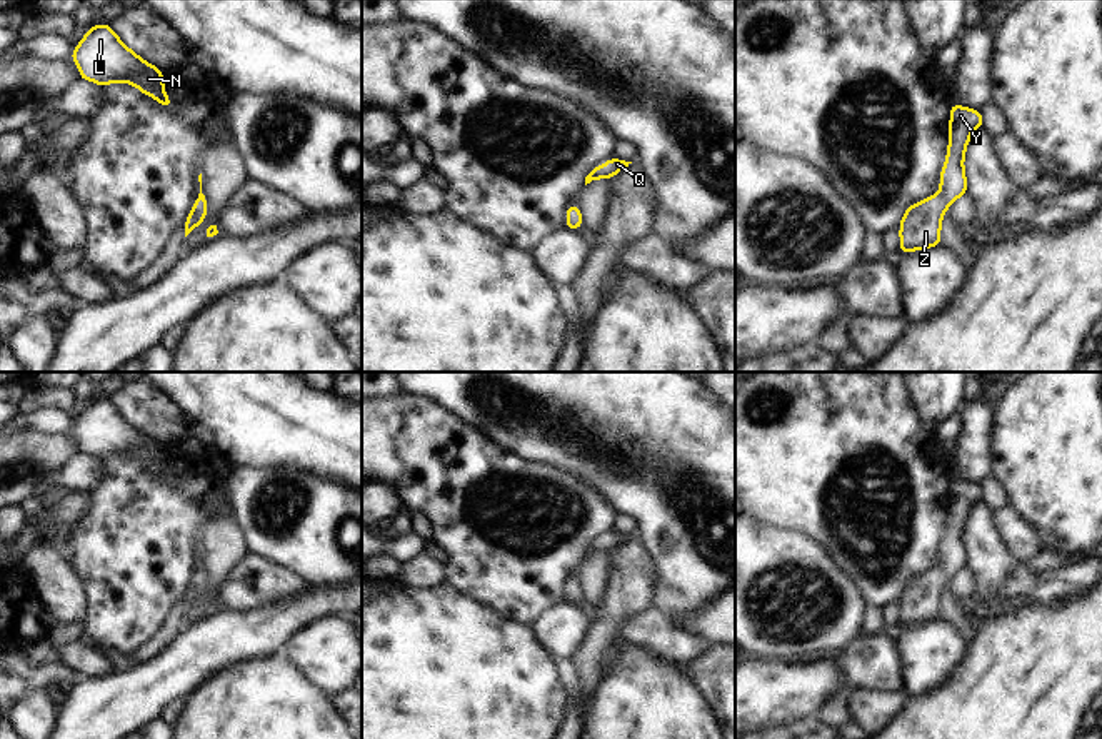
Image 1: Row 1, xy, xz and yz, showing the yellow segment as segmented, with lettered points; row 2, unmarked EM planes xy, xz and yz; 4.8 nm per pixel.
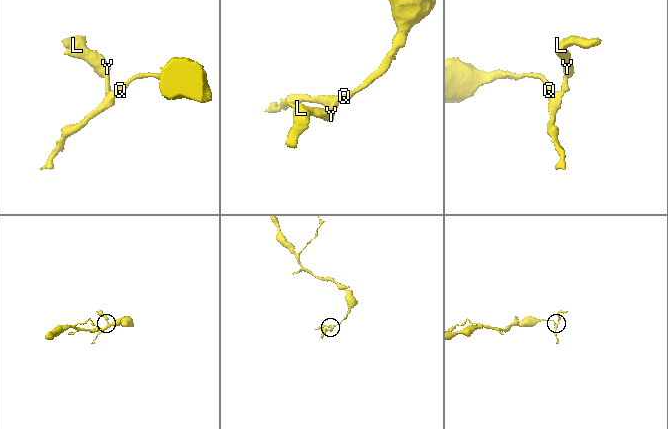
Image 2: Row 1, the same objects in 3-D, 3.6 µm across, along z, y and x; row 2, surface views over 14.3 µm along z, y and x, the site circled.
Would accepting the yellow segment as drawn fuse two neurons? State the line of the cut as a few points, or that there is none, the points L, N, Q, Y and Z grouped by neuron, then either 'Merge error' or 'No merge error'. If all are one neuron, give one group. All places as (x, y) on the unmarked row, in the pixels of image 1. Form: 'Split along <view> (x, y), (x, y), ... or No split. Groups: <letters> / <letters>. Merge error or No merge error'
No split. Groups: L N Q Y Z. No merge error

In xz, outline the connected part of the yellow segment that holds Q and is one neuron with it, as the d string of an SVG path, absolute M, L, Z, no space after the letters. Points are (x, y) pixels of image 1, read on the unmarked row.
M610 532L605 535L604 540L594 540L589 549L585 550L585 559L590 557L595 552L610 552L617 545L627 542L632 535L619 534L619 532Z

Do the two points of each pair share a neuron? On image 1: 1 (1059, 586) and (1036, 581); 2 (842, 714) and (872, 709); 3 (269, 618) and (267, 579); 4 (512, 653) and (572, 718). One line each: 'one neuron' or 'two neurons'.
1: one neuron
2: two neurons
3: two neurons
4: two neurons

